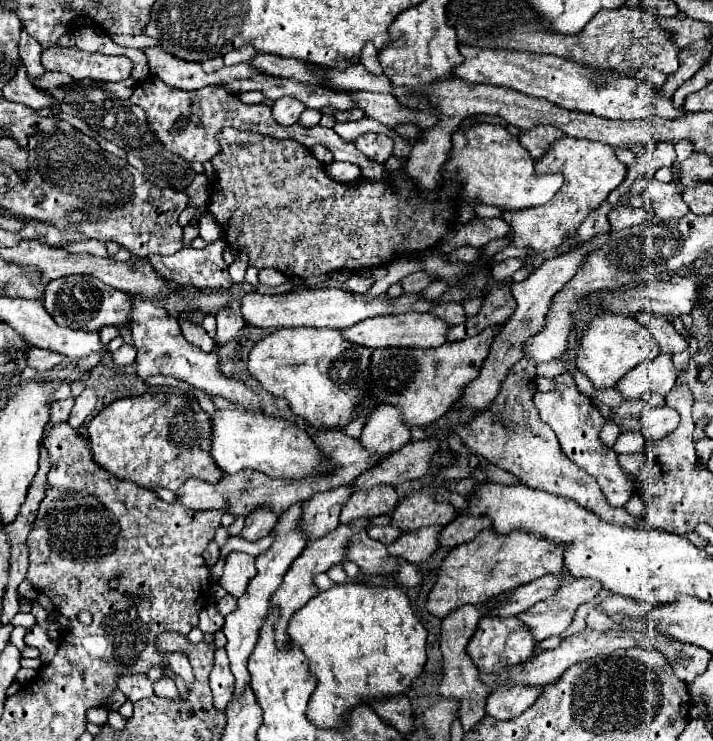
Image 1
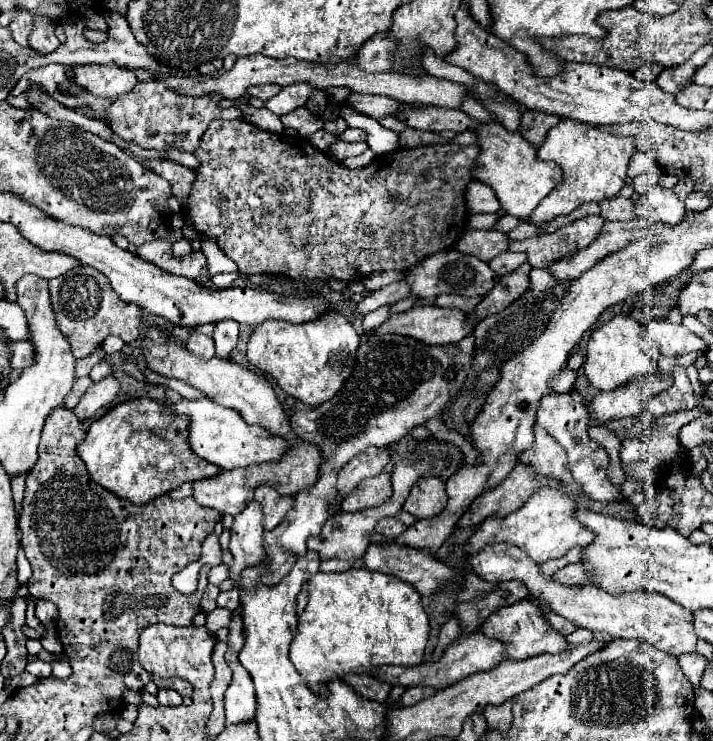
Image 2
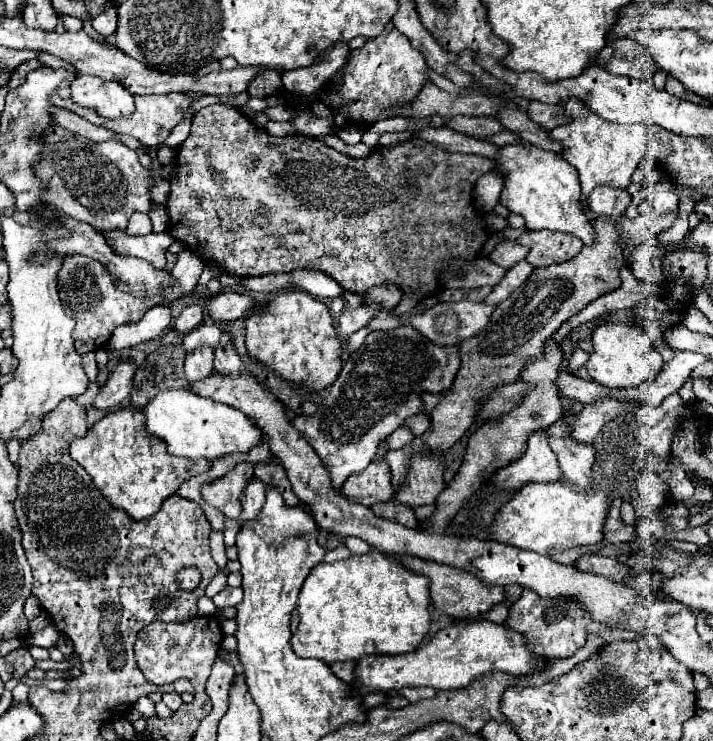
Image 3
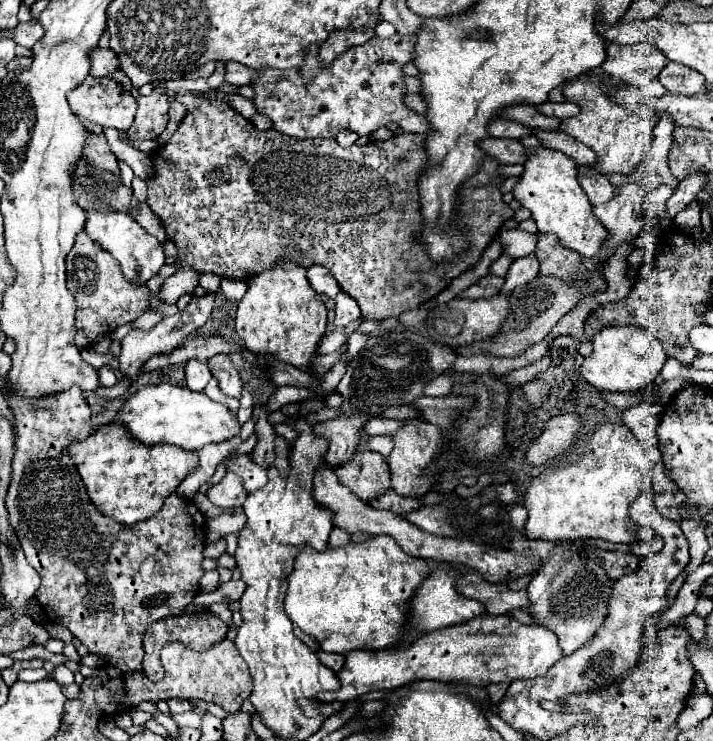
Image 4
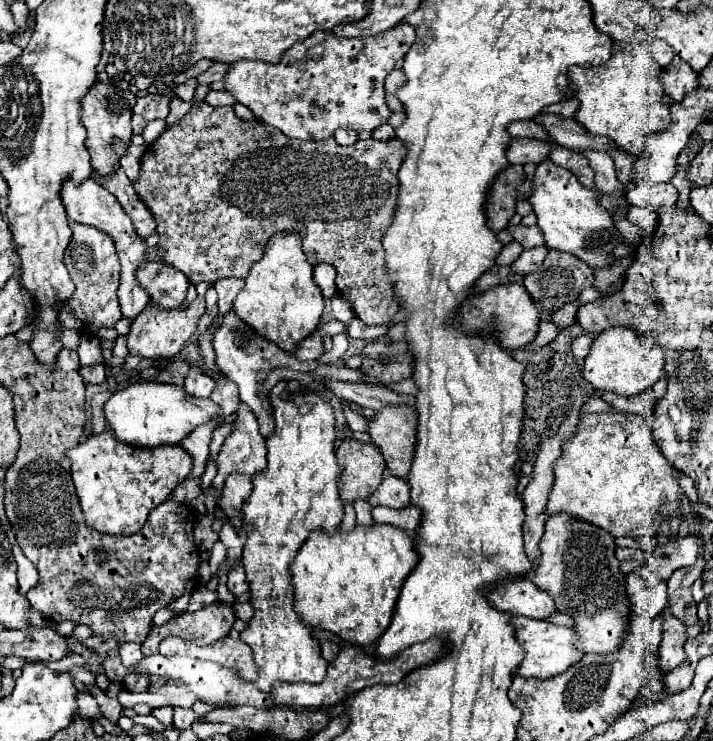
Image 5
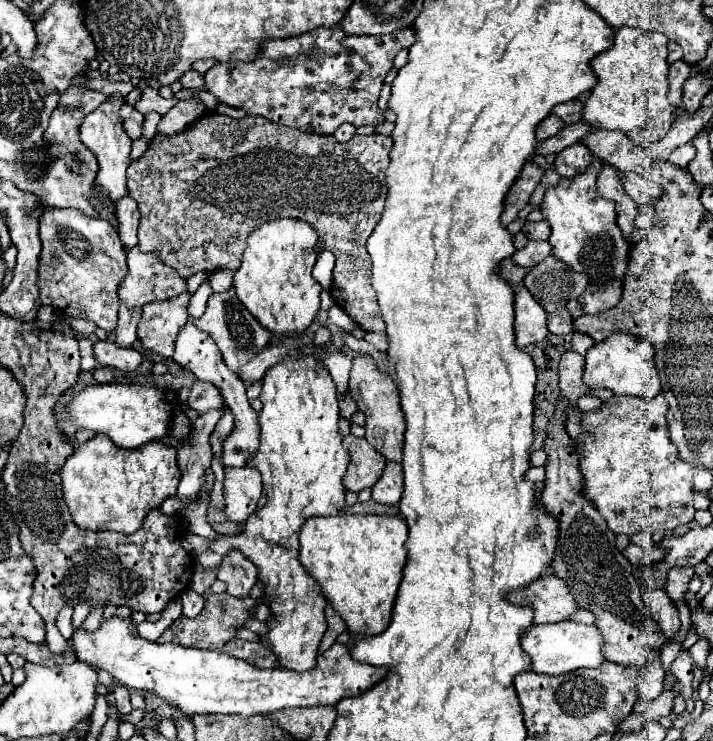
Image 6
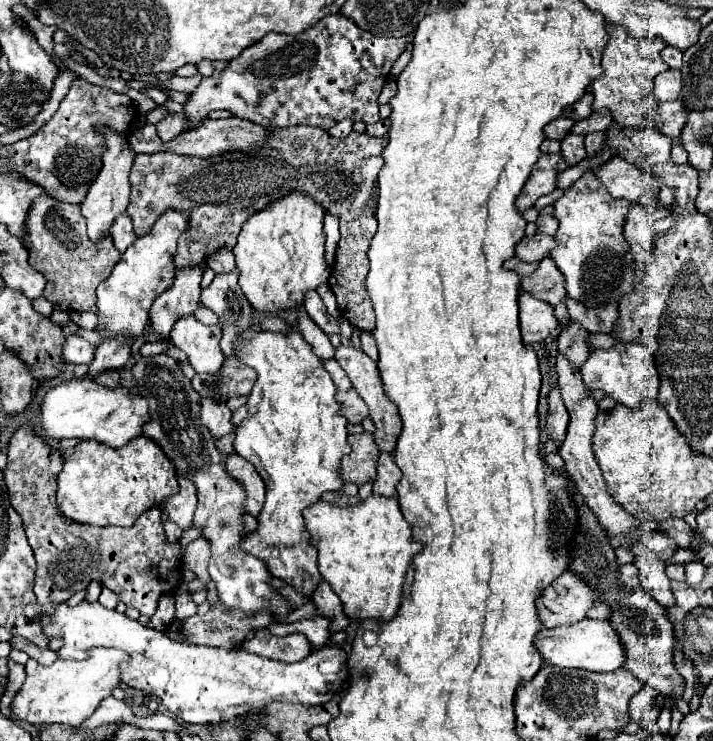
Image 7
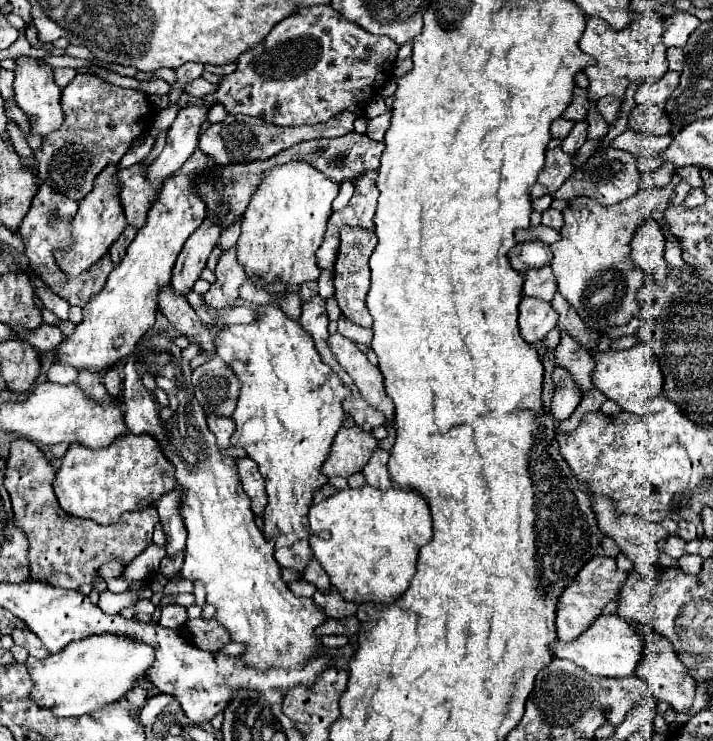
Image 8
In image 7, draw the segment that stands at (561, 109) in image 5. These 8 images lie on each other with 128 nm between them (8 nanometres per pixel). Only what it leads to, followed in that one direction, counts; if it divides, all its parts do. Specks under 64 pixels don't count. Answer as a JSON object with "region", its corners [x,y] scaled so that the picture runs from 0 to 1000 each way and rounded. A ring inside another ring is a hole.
{"region":[[[822,124],[811,138],[805,138],[802,143],[791,146],[791,157],[802,159],[802,162],[819,162],[830,154],[830,127]]]}

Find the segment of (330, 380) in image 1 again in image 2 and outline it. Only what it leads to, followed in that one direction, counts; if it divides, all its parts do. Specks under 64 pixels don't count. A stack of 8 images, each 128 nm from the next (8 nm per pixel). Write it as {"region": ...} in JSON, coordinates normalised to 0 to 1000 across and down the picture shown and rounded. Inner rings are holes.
{"region":[[[463,421],[440,435],[407,437],[407,435],[367,435],[356,443],[348,459],[348,489],[373,502],[387,518],[429,548],[446,548],[482,521],[491,499],[496,499],[496,483],[505,467],[505,453],[485,426]]]}

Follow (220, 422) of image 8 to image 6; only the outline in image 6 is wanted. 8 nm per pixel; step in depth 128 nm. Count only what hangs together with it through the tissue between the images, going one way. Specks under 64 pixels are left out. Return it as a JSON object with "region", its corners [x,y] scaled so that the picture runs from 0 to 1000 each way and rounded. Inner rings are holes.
{"region":[[[272,513],[269,524],[266,524],[266,532],[264,532],[264,548],[269,553],[275,553],[278,559],[286,559],[289,553],[309,551],[311,545],[314,545],[314,540],[309,534],[309,526],[300,518]]]}

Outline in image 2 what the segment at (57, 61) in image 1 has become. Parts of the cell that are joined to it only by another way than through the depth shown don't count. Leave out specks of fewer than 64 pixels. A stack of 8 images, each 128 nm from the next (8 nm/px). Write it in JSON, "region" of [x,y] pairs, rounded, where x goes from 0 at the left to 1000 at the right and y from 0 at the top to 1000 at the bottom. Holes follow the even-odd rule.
{"region":[[[48,24],[48,43],[42,46],[42,62],[53,73],[70,73],[84,62],[76,46],[76,32],[67,24]],[[115,86],[101,89],[104,108],[121,119],[132,130],[146,132],[168,132],[191,116],[188,100],[182,94],[171,94],[165,89],[137,89],[137,86]]]}

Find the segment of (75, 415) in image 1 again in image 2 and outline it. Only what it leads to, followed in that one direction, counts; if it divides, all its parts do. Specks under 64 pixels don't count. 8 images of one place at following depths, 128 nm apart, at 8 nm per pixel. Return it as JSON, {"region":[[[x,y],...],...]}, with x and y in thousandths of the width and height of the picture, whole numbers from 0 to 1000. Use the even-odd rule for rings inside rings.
{"region":[[[149,507],[146,513],[129,518],[121,532],[112,537],[112,543],[107,545],[107,551],[101,553],[112,567],[123,567],[129,564],[140,551],[151,548],[160,534],[165,532],[165,516],[157,507]]]}

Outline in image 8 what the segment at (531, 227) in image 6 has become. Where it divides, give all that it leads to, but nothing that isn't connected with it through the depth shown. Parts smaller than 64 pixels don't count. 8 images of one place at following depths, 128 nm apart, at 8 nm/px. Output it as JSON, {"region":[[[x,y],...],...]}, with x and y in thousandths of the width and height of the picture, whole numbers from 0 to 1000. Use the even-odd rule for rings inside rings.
{"region":[[[774,281],[763,283],[763,286],[760,286],[760,302],[763,302],[763,305],[769,305],[769,308],[777,308],[777,310],[785,310],[785,308],[791,305],[788,286],[774,283]]]}

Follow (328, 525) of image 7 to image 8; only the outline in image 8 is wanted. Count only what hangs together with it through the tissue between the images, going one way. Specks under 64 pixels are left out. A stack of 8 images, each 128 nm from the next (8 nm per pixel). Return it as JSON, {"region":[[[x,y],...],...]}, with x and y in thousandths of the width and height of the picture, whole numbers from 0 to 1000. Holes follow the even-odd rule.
{"region":[[[525,656],[485,659],[463,669],[460,675],[435,683],[432,704],[438,715],[435,737],[443,756],[463,777],[463,788],[477,799],[485,812],[499,815],[547,815],[555,812],[575,791],[575,780],[583,769],[586,742],[606,726],[606,699],[597,675],[581,661],[564,661],[550,656],[547,661],[530,661]]]}

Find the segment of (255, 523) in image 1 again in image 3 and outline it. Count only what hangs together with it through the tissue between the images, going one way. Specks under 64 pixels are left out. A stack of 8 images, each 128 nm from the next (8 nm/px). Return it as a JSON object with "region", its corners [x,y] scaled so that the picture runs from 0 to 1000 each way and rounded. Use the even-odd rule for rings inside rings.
{"region":[[[381,618],[376,626],[359,626],[356,645],[370,650],[376,659],[384,656],[396,667],[396,672],[404,683],[421,683],[418,669],[407,661],[407,650],[401,645],[401,637],[398,637],[398,632],[393,629],[393,623],[387,618]]]}

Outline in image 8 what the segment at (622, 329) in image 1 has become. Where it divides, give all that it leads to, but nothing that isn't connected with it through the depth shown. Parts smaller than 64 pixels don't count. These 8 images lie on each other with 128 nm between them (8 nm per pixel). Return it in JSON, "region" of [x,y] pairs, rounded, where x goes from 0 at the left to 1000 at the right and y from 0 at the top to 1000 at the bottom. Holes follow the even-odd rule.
{"region":[[[892,464],[881,472],[850,472],[850,475],[836,475],[833,478],[833,499],[830,499],[830,518],[847,529],[856,540],[867,543],[872,548],[872,553],[903,561],[909,556],[906,545],[928,532],[928,502],[923,494],[920,480],[914,478],[914,472],[906,464]]]}

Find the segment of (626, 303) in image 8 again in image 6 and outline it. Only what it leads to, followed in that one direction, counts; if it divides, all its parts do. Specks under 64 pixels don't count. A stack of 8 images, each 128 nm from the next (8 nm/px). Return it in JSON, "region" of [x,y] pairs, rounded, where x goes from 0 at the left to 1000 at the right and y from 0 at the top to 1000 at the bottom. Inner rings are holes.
{"region":[[[830,211],[830,224],[822,235],[805,240],[787,240],[777,254],[769,254],[757,283],[763,297],[771,302],[774,343],[791,351],[808,367],[822,367],[827,383],[872,378],[881,362],[884,329],[864,305],[864,281],[861,273],[847,270],[836,259],[836,238],[842,229],[842,213]]]}

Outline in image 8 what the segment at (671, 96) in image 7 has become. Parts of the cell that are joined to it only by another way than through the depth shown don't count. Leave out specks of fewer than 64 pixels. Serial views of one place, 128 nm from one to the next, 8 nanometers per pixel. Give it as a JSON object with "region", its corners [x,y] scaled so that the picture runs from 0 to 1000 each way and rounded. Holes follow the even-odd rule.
{"region":[[[934,97],[931,105],[920,113],[909,113],[909,116],[895,116],[892,121],[892,138],[898,140],[931,140],[940,127],[945,124],[945,119],[951,116],[951,97]]]}

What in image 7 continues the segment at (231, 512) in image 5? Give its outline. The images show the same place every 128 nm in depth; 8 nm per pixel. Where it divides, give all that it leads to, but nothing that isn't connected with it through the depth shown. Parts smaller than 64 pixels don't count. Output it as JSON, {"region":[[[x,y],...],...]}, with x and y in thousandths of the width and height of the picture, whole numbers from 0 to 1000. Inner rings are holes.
{"region":[[[334,613],[317,615],[314,629],[323,637],[323,642],[328,642],[331,650],[337,650],[345,661],[342,691],[348,691],[353,696],[362,696],[367,683],[370,683],[370,650],[367,650],[365,640],[356,634],[356,629],[351,623],[345,623]]]}

